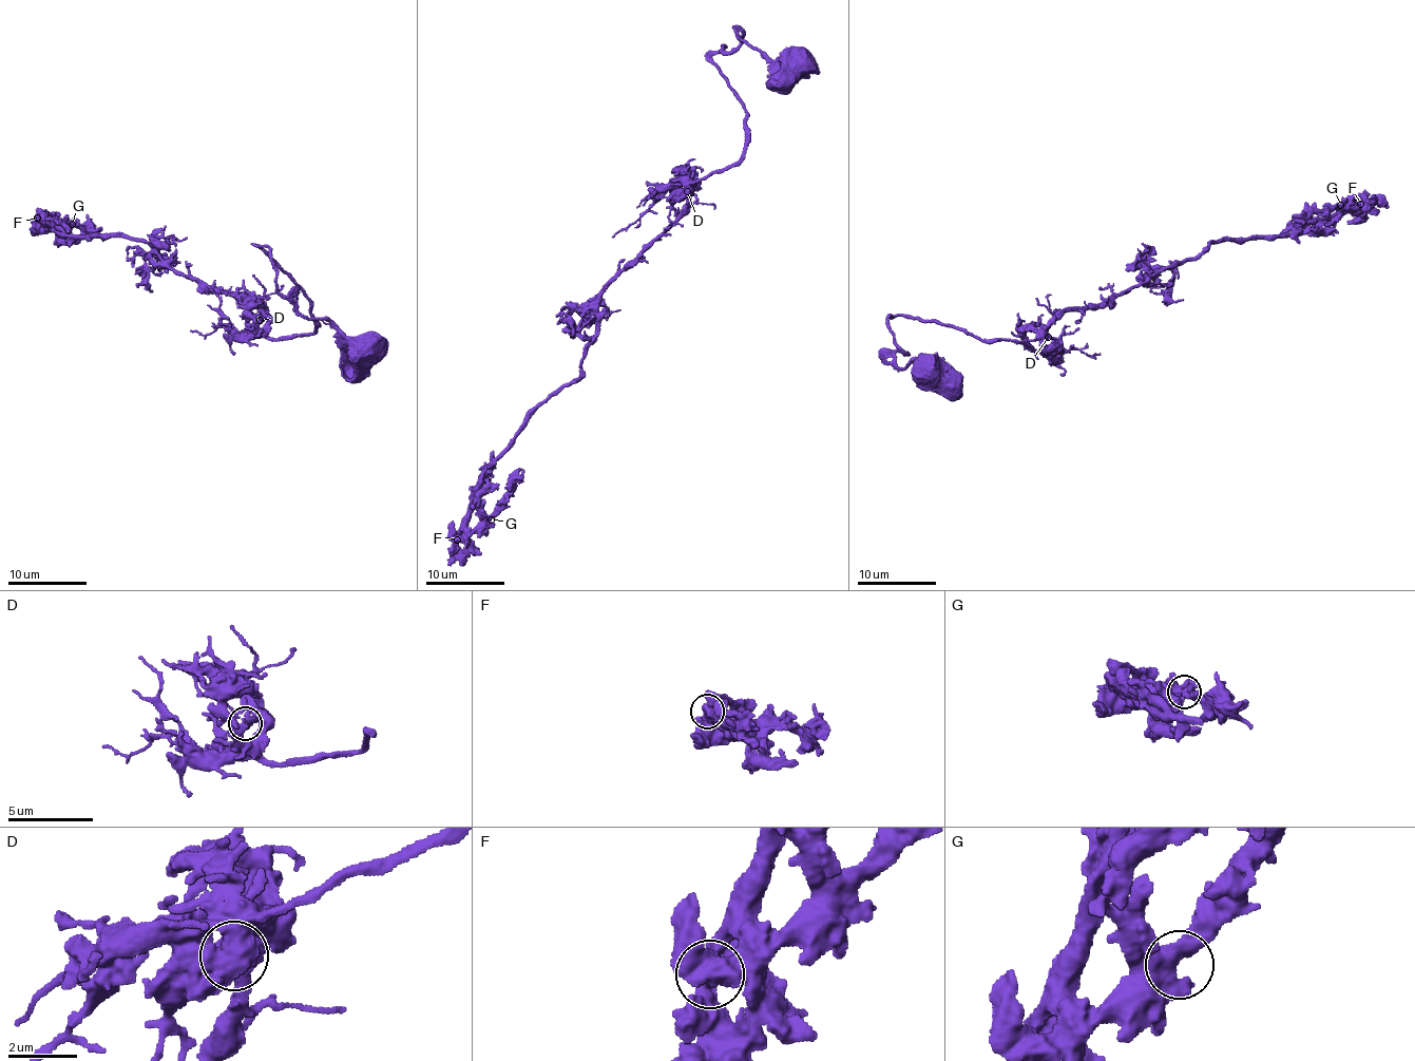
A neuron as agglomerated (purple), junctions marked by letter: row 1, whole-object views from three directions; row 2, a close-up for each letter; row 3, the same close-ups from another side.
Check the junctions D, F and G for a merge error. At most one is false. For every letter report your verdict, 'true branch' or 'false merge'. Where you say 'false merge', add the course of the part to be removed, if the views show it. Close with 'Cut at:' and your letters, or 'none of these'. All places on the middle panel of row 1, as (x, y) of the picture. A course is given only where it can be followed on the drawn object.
D: true branch
F: true branch
G: true branch
Cut at: none of these

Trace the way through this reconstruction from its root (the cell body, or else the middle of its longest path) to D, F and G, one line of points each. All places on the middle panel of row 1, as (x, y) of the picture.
D: (795, 61), (776, 63), (739, 38), (729, 52), (723, 46), (713, 55), (746, 112), (746, 152), (687, 191)
F: (795, 61), (739, 38), (713, 55), (744, 156), (611, 279), (581, 373), (456, 540)
G: (795, 61), (739, 38), (713, 55), (746, 152), (611, 279), (578, 378), (483, 476), (491, 519)

